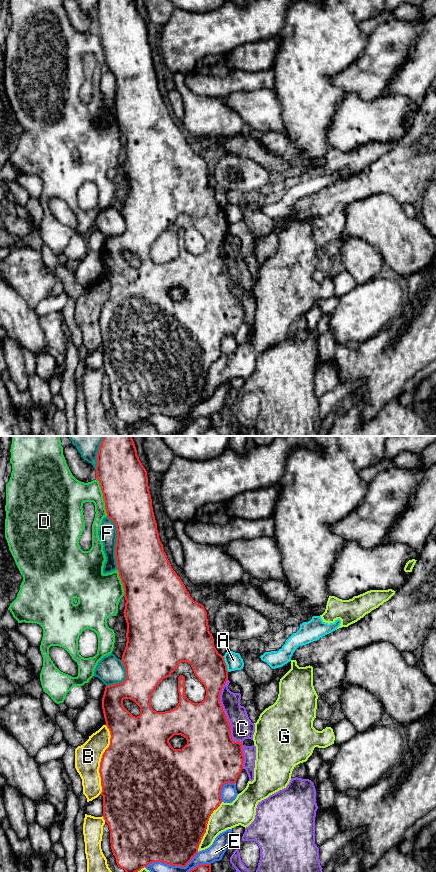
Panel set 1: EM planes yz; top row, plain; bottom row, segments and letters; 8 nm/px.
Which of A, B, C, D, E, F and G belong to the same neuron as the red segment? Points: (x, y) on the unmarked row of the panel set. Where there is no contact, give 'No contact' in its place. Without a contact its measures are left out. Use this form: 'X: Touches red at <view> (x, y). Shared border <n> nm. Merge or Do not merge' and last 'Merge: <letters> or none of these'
A: Touches red at yz (225, 216). Shared border 140 nm. Do not merge
B: Touches red at yz (101, 311). Shared border 550 nm. Do not merge
C: Touches red at yz (225, 266). Shared border 550 nm. Do not merge
D: Touches red at yz (103, 49). Shared border 320 nm. Do not merge
E: Touches red at yz (172, 417). Shared border 440 nm. Do not merge
F: Touches red at yz (116, 95). Shared border 440 nm. Do not merge
G: Touches red at yz (206, 379). Shared border 440 nm. Do not merge
Merge: none of these

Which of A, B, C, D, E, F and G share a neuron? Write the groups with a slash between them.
A / B / C / D / E / F / G

